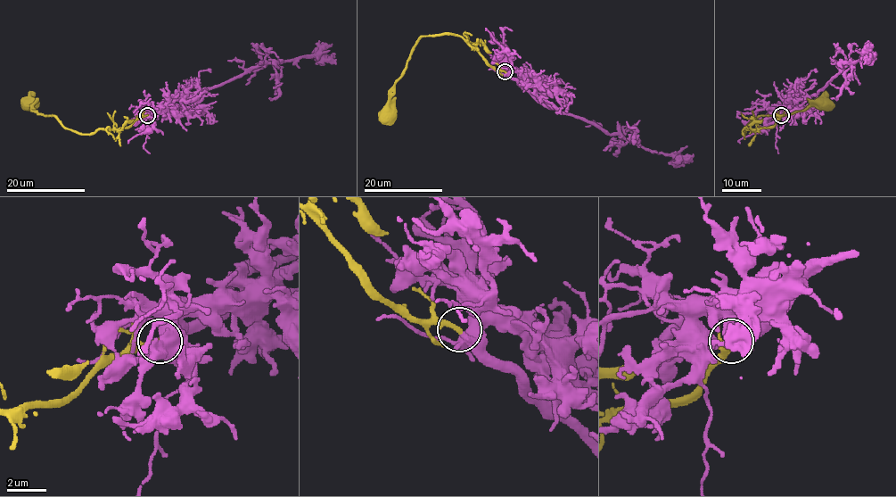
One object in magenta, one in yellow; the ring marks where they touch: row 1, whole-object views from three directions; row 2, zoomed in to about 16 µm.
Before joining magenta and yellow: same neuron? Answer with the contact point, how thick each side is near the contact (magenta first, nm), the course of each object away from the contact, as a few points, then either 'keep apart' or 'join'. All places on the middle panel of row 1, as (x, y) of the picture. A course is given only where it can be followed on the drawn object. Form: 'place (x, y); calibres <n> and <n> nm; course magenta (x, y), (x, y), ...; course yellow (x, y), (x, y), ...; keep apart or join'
place (505, 71); calibres 240 and 280 nm; course magenta (505, 71), (539, 103), (581, 117), (609, 134), (621, 135), (658, 153), (688, 157), (693, 153); course yellow (505, 71), (495, 70), (460, 37), (423, 35), (411, 51), (402, 77), (395, 84), (385, 124); join

